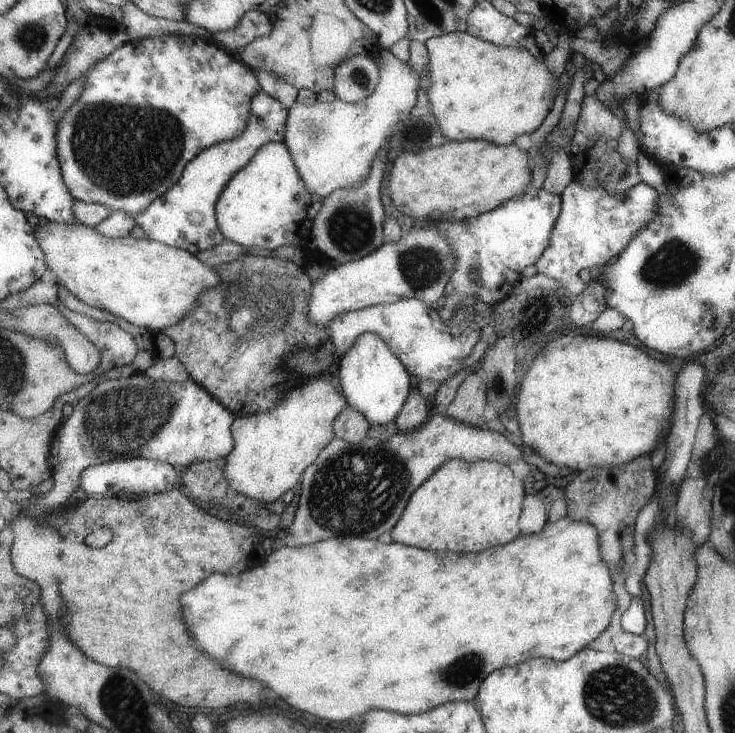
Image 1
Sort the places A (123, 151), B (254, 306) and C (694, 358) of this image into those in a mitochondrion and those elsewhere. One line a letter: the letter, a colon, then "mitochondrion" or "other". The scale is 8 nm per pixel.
A: mitochondrion
B: mitochondrion
C: other

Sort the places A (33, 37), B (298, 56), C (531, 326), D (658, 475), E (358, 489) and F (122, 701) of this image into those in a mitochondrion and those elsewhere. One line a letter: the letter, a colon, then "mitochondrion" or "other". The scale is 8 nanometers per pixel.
A: mitochondrion
B: other
C: other
D: other
E: mitochondrion
F: mitochondrion

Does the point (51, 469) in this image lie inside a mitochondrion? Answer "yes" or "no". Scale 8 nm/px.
no

